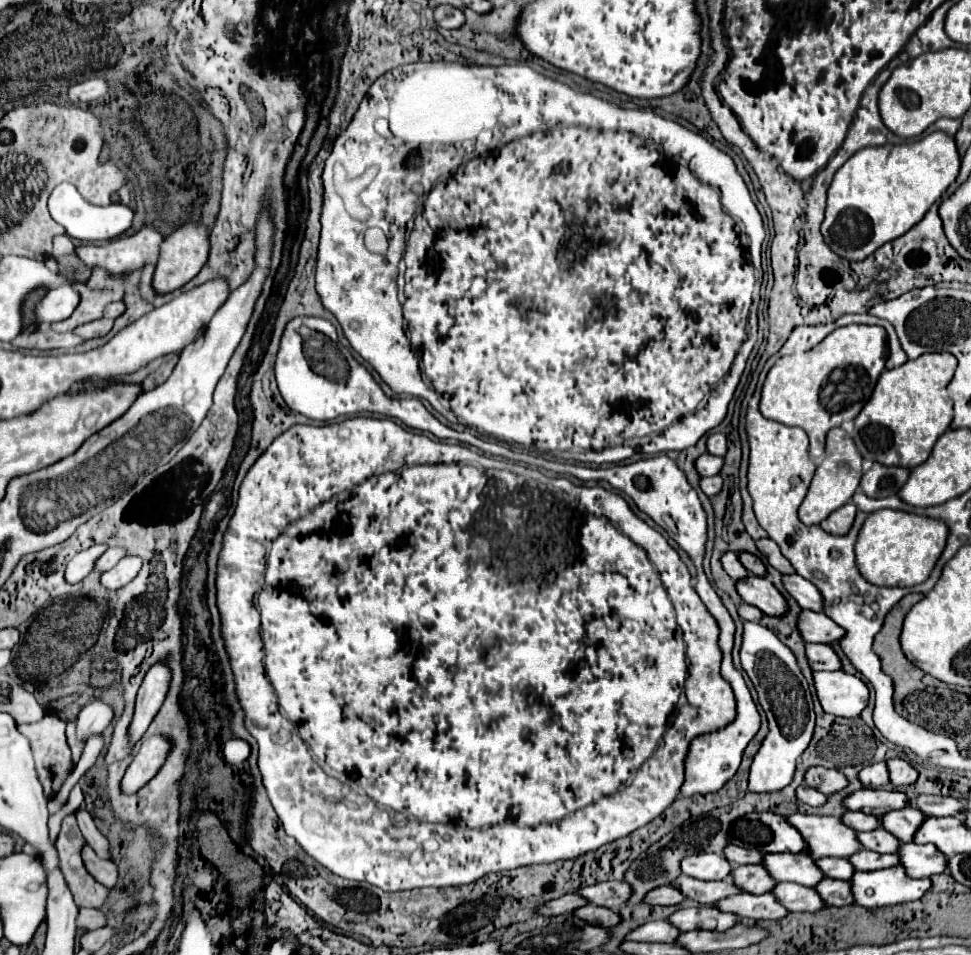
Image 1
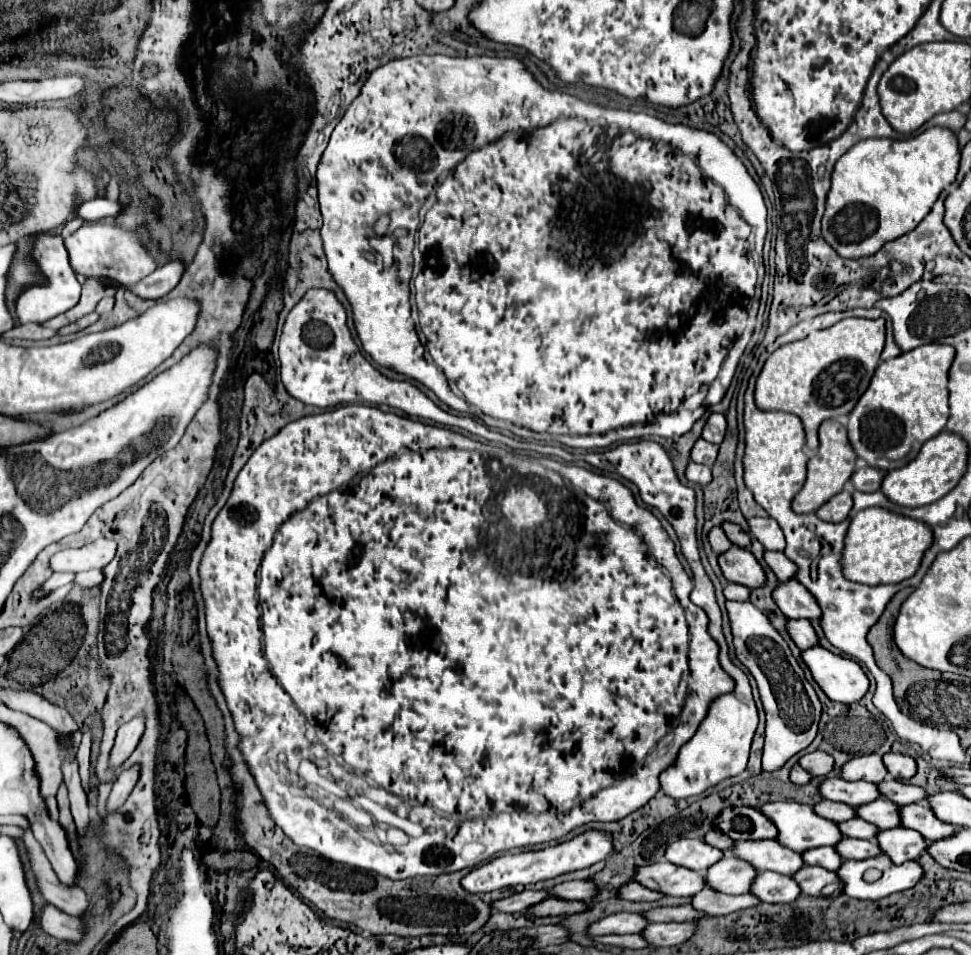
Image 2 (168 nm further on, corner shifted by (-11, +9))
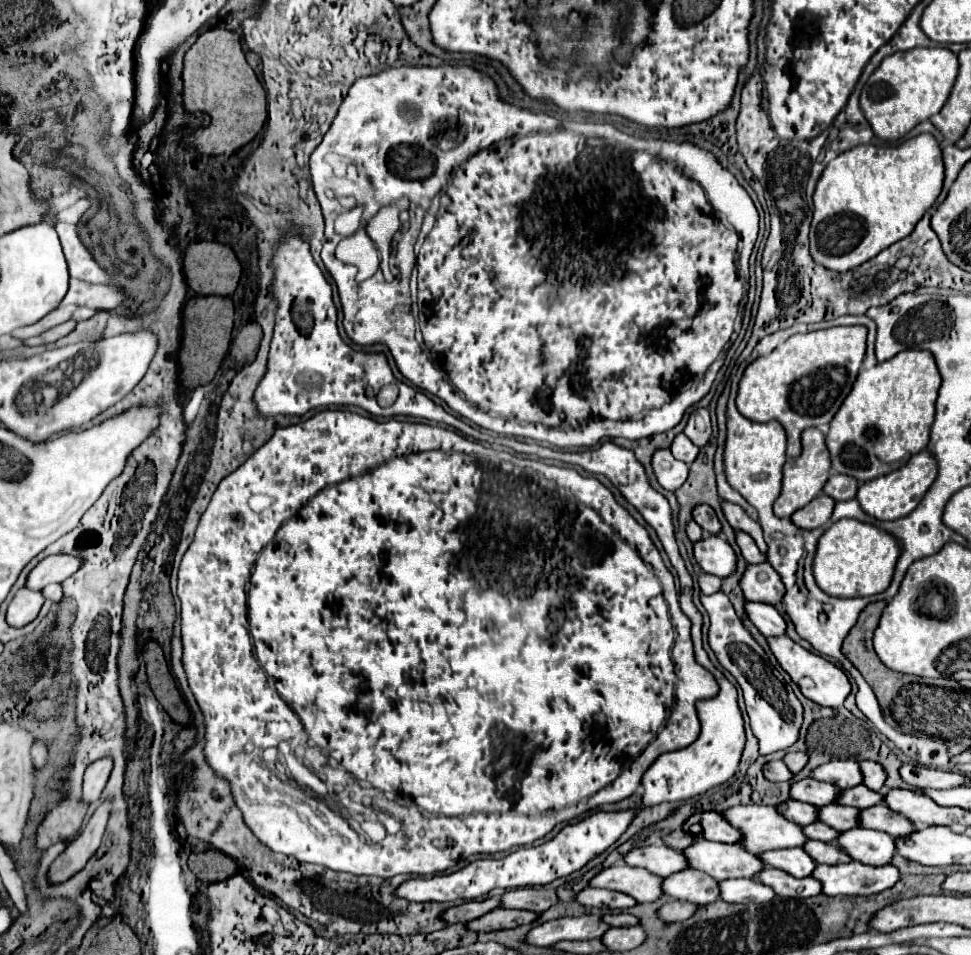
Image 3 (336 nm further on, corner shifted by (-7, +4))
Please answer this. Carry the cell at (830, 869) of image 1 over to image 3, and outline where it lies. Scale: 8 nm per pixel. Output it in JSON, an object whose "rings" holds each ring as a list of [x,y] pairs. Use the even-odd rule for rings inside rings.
{"rings":[[[788,848],[788,850],[774,850],[774,852],[762,852],[758,854],[760,862],[764,866],[774,866],[774,868],[784,868],[792,876],[810,876],[812,870],[816,868],[816,862],[804,854],[802,848]]]}

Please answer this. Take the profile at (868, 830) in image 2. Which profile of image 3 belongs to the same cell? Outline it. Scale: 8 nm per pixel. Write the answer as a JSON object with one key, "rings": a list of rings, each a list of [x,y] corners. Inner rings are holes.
{"rings":[[[812,822],[812,824],[804,826],[802,832],[806,832],[808,838],[812,838],[812,840],[822,840],[822,842],[832,842],[838,836],[838,830],[826,826],[822,822]]]}

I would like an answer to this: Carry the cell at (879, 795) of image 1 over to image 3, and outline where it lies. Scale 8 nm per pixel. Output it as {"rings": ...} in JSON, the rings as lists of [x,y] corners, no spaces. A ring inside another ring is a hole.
{"rings":[[[802,778],[790,786],[792,800],[800,800],[800,802],[806,802],[812,806],[832,804],[838,798],[838,794],[840,794],[840,788],[836,788],[834,784],[818,782],[812,778]]]}

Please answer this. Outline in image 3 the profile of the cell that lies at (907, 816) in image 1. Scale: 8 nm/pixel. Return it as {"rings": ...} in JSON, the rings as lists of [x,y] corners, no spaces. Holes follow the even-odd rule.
{"rings":[[[828,804],[826,808],[818,808],[816,812],[816,820],[838,830],[844,832],[848,828],[856,828],[858,826],[858,808],[850,808],[850,806],[838,806],[838,804]]]}

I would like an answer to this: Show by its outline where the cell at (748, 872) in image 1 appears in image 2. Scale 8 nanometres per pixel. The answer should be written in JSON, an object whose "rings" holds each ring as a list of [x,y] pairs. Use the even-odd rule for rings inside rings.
{"rings":[[[726,853],[718,863],[714,863],[708,869],[706,881],[716,891],[740,895],[750,891],[750,883],[754,883],[754,875],[758,875],[756,867],[750,867],[750,863],[742,863],[742,859],[734,859],[734,855]]]}

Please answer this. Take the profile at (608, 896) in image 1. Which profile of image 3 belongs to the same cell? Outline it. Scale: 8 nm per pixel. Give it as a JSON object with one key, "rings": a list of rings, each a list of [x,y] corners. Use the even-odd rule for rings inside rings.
{"rings":[[[516,888],[508,890],[500,896],[500,908],[514,908],[514,910],[530,910],[530,912],[544,912],[552,904],[556,904],[556,892],[550,888]]]}

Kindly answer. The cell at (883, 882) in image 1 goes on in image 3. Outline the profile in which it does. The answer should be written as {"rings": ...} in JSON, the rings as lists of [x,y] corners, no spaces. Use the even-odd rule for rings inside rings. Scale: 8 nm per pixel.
{"rings":[[[856,860],[838,866],[820,864],[812,874],[822,884],[822,892],[828,896],[868,896],[872,892],[878,894],[894,886],[900,878],[898,868],[892,864],[874,868]]]}

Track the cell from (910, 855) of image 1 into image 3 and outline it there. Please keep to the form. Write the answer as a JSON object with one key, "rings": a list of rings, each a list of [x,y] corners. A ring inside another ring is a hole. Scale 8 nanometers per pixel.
{"rings":[[[850,828],[848,832],[840,832],[836,844],[842,846],[850,858],[872,866],[890,864],[894,856],[894,840],[886,836],[886,832],[874,832],[868,828]]]}

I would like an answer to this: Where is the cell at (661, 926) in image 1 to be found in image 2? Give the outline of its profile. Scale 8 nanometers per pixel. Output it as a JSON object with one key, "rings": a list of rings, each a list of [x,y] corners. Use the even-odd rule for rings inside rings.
{"rings":[[[614,913],[590,927],[590,935],[610,935],[610,933],[642,933],[642,927],[650,925],[648,919],[634,913]]]}

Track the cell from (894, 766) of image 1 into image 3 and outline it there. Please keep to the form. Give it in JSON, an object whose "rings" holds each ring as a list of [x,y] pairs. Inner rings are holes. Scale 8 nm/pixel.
{"rings":[[[860,760],[858,764],[860,764],[860,772],[862,772],[862,784],[880,792],[884,786],[884,780],[886,780],[882,766],[876,762],[870,762],[870,760]]]}

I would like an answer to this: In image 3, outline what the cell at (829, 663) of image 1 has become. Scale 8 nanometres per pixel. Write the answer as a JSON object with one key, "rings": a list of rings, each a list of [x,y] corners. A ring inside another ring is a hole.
{"rings":[[[746,602],[746,614],[750,622],[764,634],[764,636],[780,636],[784,634],[786,622],[778,614],[778,610],[766,602]]]}

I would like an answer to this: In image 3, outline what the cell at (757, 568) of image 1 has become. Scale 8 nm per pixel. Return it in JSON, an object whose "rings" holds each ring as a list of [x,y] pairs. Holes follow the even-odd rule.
{"rings":[[[696,504],[694,510],[692,510],[692,518],[706,532],[710,532],[710,534],[718,534],[720,532],[720,522],[718,522],[718,518],[716,518],[716,514],[714,514],[714,510],[710,506]]]}

